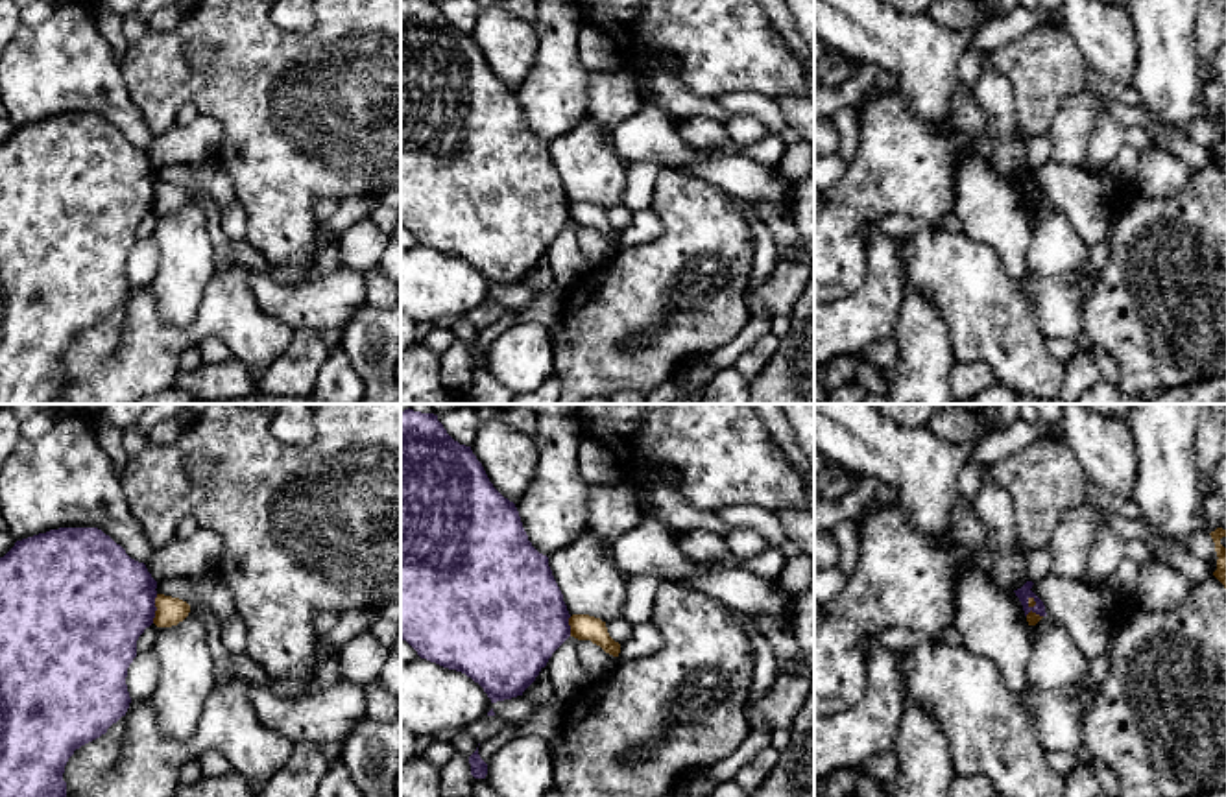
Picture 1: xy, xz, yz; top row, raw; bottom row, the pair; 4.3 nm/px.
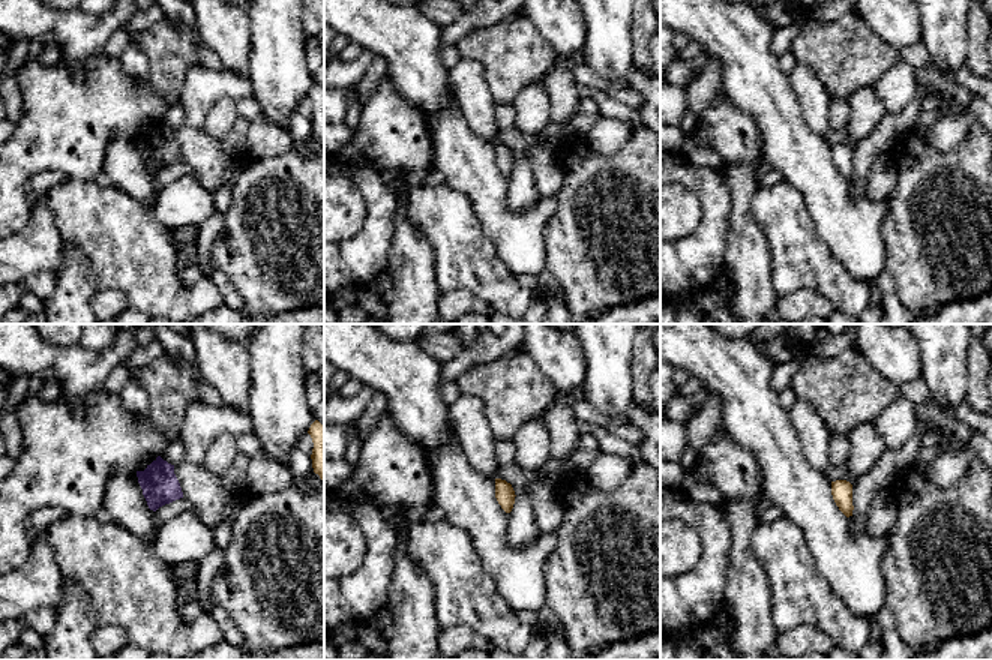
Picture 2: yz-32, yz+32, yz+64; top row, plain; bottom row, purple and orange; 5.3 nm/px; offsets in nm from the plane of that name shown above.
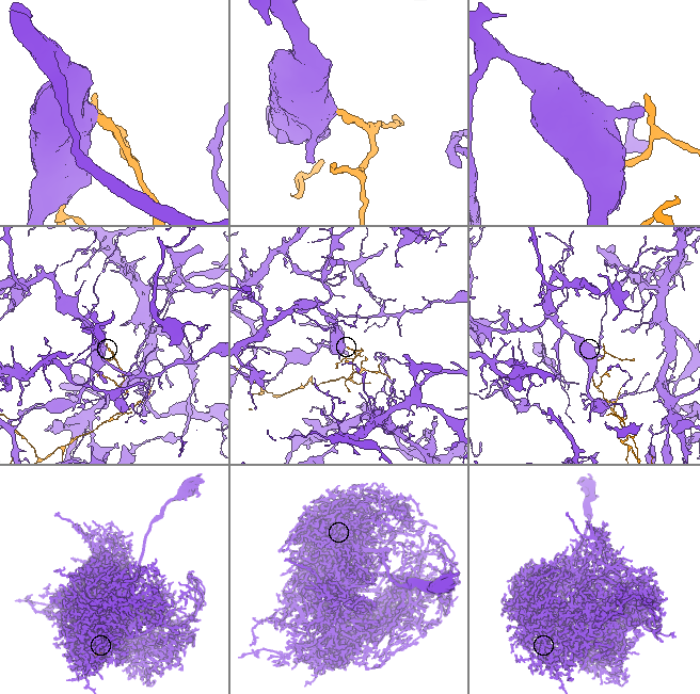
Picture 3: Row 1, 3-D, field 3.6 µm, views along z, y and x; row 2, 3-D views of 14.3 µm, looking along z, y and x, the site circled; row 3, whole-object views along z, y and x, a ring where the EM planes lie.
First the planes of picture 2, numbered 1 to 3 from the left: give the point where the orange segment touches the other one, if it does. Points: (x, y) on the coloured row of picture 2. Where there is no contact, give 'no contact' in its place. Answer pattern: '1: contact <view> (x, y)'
1: no contact
2: no contact
3: no contact

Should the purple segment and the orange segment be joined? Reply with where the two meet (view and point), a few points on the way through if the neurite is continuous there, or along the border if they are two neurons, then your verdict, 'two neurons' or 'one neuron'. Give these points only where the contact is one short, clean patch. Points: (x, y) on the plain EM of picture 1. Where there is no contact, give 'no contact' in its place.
meets purple in xy at (156, 196); border along xy (157, 181), (152, 209); two neurons

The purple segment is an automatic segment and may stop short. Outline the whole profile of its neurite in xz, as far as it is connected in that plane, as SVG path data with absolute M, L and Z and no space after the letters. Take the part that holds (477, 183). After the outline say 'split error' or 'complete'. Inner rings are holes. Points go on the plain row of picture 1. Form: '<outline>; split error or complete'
M401 0L401 225L421 245L478 269L491 290L523 282L571 223L569 197L513 89L489 68L471 33L454 28L434 0Z; complete

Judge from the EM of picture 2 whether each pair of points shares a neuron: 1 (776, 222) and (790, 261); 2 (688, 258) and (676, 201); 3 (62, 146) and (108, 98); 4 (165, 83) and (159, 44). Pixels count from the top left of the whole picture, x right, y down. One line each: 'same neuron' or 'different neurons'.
1: same neuron
2: different neurons
3: same neuron
4: same neuron

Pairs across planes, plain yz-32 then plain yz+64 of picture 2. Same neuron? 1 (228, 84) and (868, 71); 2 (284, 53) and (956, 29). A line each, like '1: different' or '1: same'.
1: different
2: same

